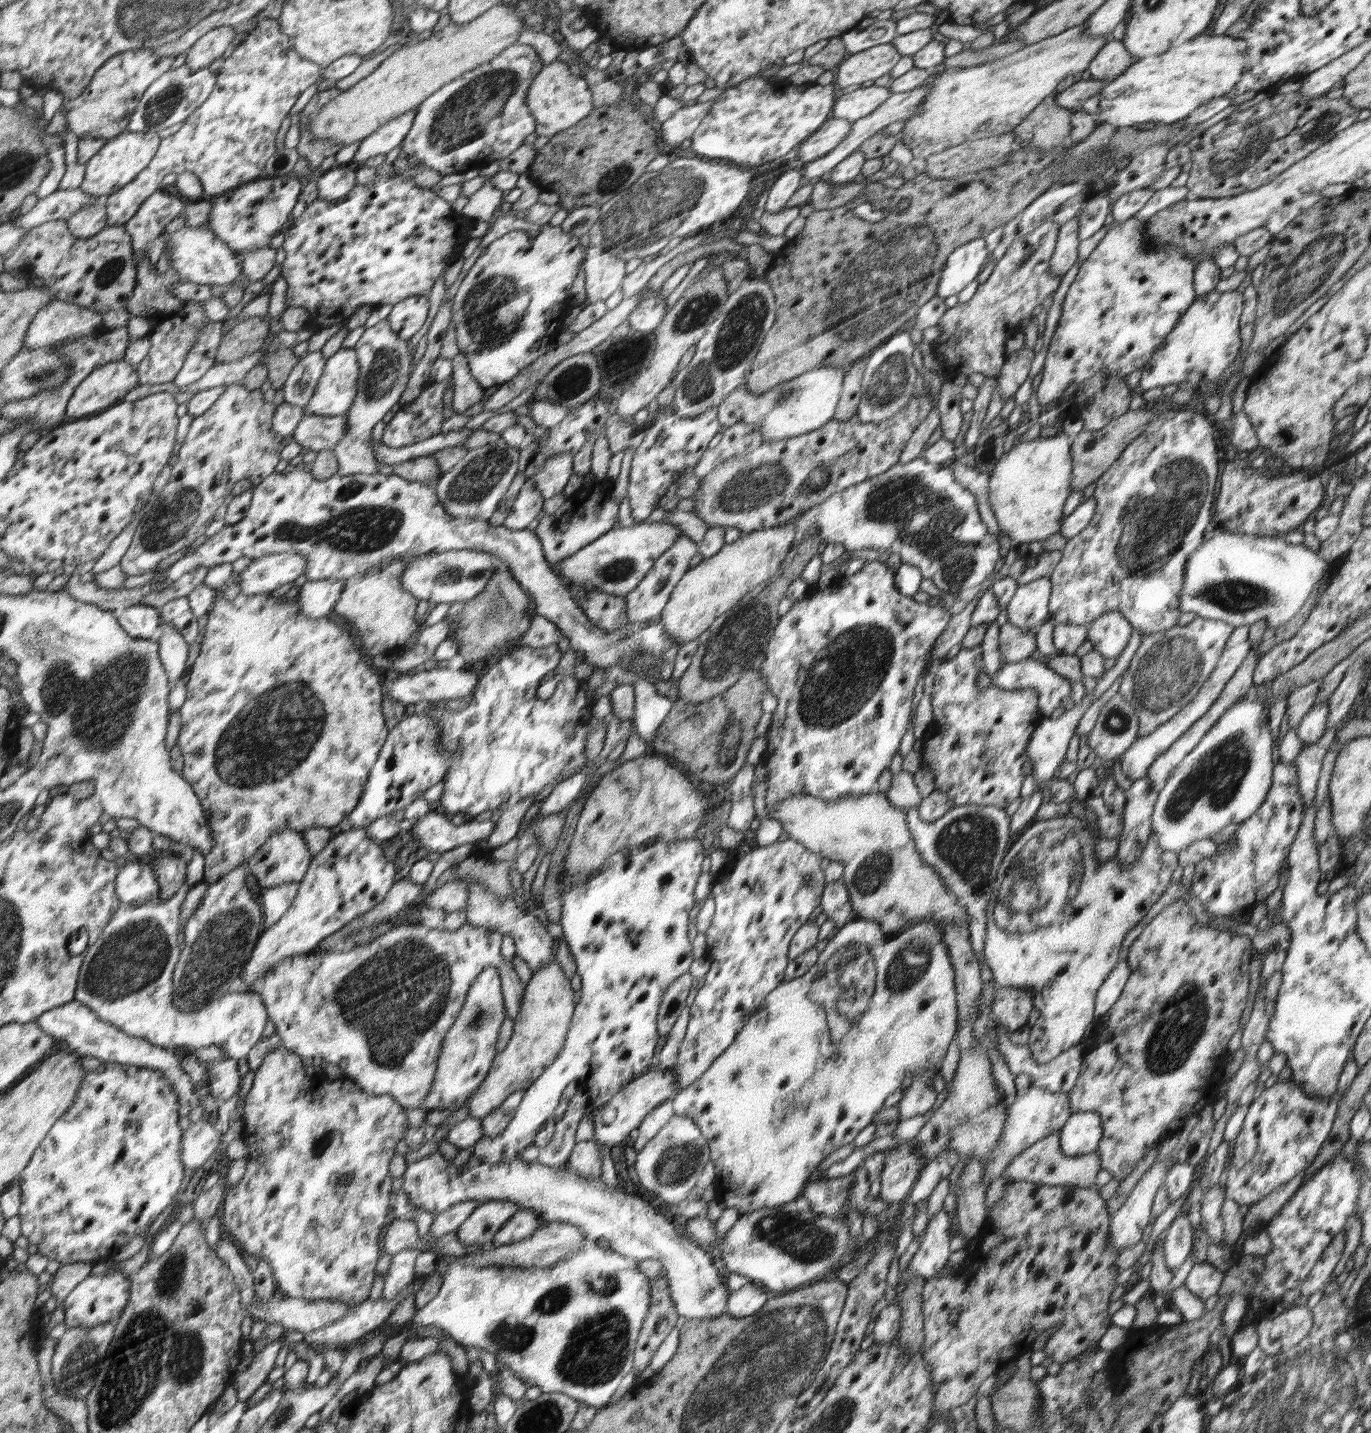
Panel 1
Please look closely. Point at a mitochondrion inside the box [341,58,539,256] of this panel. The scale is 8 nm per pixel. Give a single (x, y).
(456, 112)

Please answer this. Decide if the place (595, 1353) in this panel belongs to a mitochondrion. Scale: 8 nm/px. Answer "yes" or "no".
yes

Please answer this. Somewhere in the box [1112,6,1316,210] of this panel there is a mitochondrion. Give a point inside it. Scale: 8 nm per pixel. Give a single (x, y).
(1230, 156)

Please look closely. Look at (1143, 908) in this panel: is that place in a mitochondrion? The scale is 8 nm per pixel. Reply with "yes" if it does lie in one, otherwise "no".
no

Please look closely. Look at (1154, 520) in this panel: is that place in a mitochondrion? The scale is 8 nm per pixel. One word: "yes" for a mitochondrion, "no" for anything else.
yes

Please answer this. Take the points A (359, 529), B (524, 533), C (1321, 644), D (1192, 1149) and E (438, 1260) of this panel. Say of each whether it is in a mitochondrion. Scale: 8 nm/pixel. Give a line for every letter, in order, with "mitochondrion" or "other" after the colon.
A: mitochondrion
B: other
C: other
D: other
E: other

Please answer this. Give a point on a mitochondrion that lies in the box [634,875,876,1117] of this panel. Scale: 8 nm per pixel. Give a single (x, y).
(841, 987)

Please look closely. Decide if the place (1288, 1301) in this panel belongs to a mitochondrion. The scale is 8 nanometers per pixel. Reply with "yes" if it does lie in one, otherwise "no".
no

